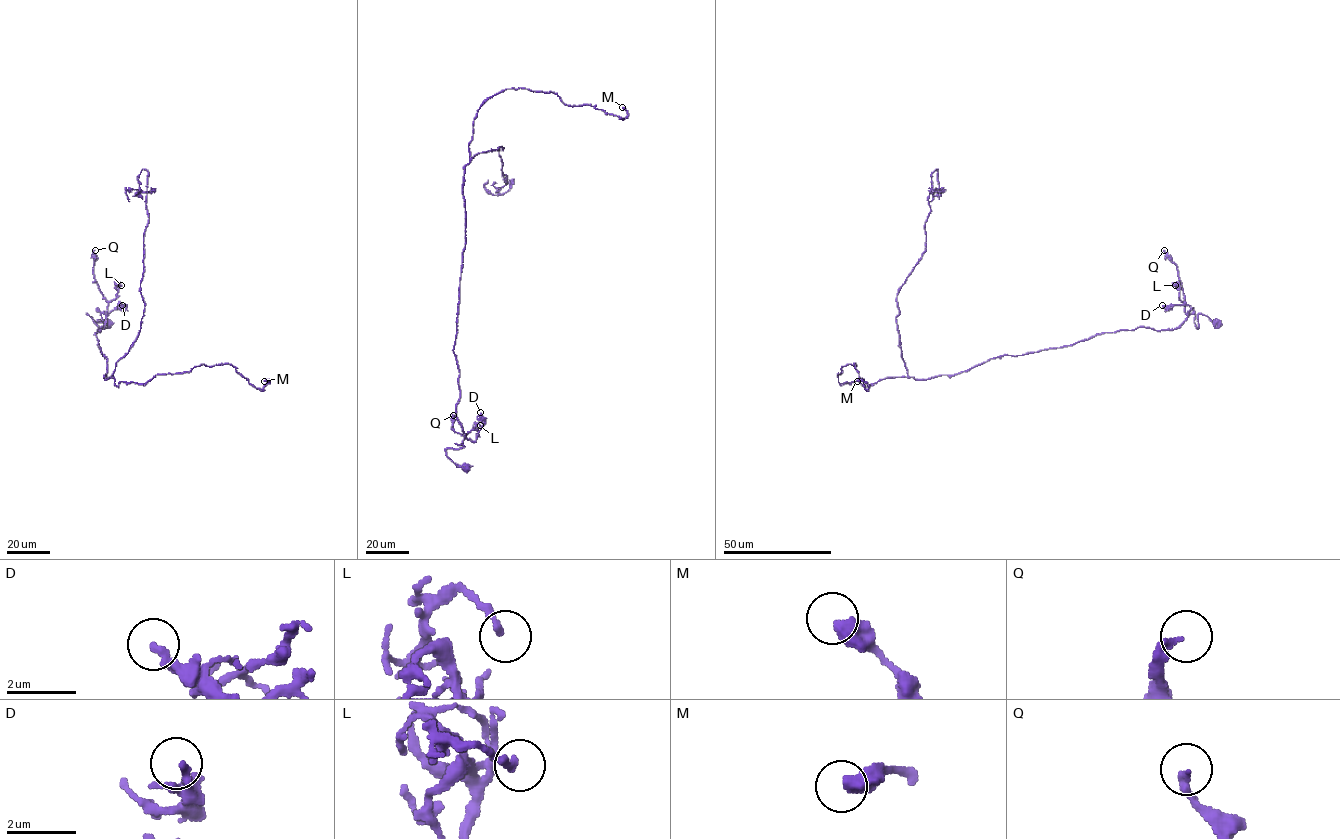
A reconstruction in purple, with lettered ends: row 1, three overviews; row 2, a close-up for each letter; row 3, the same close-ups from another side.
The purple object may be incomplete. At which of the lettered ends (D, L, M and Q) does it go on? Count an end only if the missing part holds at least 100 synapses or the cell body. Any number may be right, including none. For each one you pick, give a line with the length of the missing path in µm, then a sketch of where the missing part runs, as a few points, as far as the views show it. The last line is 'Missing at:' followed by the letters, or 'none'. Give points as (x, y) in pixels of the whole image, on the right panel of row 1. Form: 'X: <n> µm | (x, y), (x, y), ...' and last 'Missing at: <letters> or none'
Missing at: none

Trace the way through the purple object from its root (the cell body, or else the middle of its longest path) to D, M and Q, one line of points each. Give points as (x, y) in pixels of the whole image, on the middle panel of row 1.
D: (466, 467), (458, 467), (446, 450), (462, 448), (459, 445), (465, 438), (476, 440), (485, 423), (480, 412)
M: (466, 467), (446, 450), (464, 446), (453, 346), (477, 112), (519, 88), (621, 119), (622, 107)
Q: (466, 467), (458, 467), (446, 453), (462, 448), (465, 438), (452, 428), (453, 415)

